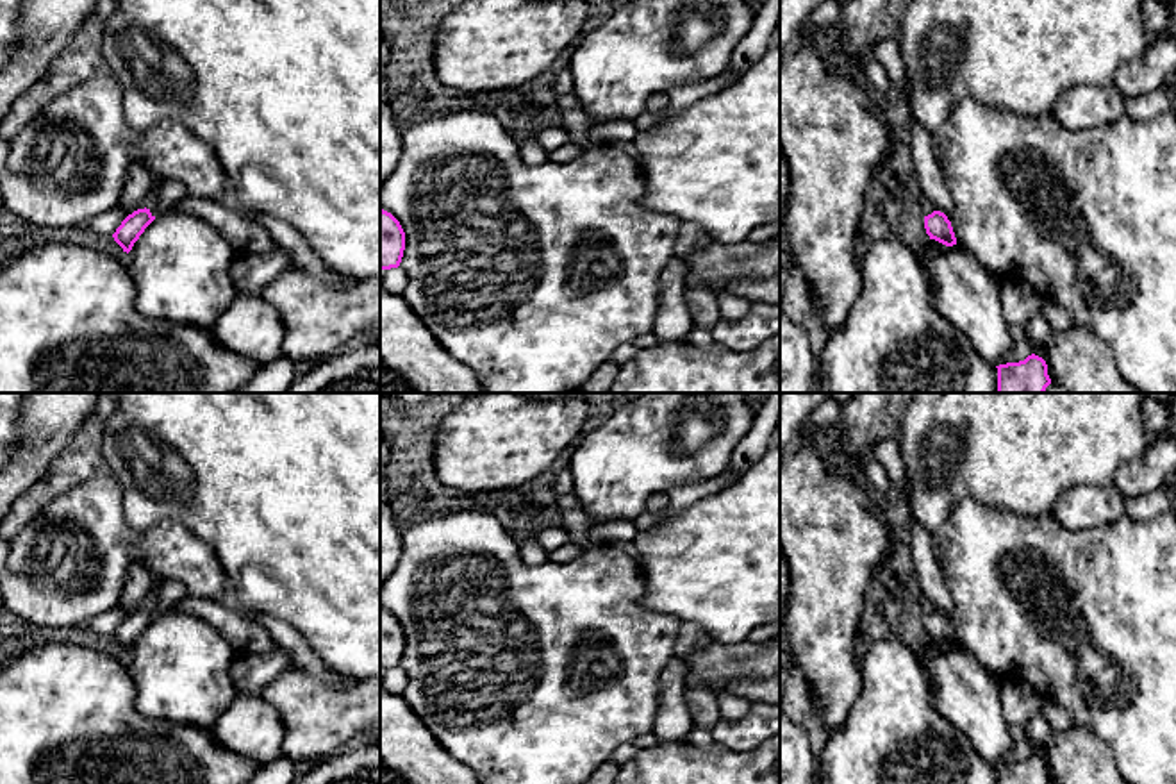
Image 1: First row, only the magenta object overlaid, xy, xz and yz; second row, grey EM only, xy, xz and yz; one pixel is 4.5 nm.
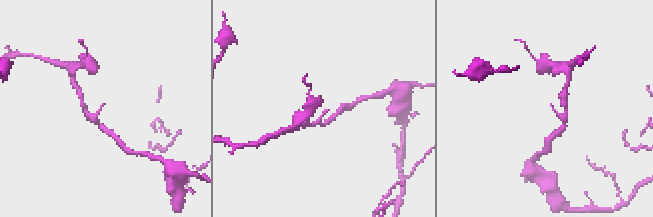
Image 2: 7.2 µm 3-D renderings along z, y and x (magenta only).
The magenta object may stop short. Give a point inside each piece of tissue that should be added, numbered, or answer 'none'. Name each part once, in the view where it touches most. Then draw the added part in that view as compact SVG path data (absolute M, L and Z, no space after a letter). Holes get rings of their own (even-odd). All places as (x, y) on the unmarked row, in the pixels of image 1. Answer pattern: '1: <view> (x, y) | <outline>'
1: xy (170, 592) | M175 580L161 582L155 593L155 604L150 609L152 616L159 616L170 611L178 600L186 596L187 596L187 589L180 582L175 582Z

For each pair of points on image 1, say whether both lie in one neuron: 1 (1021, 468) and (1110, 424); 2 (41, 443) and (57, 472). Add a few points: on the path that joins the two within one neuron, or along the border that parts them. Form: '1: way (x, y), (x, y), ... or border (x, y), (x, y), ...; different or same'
1: way (1043, 447), (1066, 424), (1089, 424); same
2: border (79, 429), (24, 492); different

